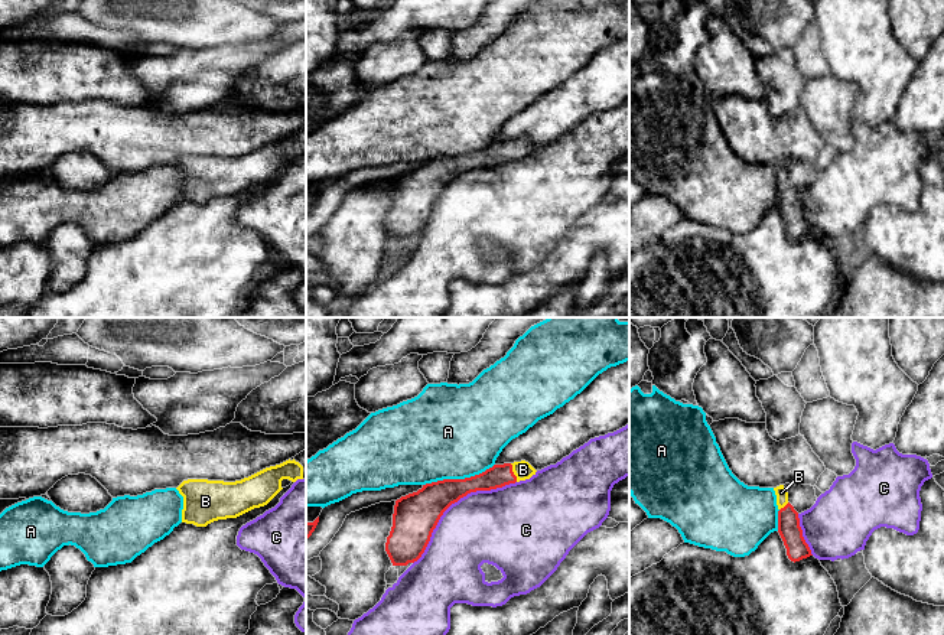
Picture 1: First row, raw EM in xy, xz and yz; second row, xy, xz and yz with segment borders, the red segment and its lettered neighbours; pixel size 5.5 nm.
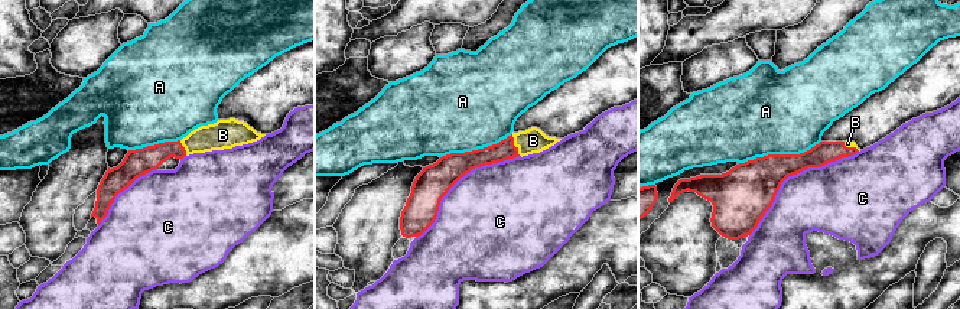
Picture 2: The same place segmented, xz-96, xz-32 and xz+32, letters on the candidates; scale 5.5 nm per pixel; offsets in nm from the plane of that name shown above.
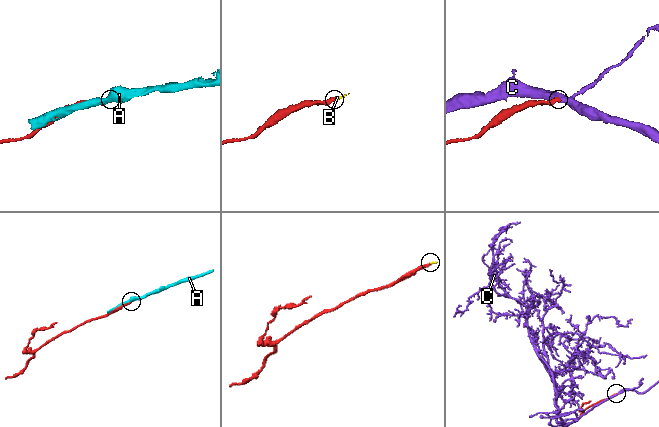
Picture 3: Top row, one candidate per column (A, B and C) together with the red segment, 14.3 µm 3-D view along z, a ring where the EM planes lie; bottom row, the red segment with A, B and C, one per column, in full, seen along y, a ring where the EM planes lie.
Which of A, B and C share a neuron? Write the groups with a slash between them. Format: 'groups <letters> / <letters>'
groups A / B / C

